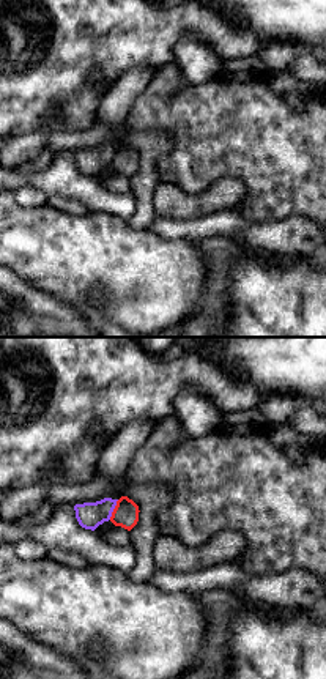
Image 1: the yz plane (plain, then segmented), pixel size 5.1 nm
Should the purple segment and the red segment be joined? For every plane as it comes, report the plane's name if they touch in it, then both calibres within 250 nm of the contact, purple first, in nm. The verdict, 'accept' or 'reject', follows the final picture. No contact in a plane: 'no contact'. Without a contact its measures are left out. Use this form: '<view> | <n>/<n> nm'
yz | 140/130 nm

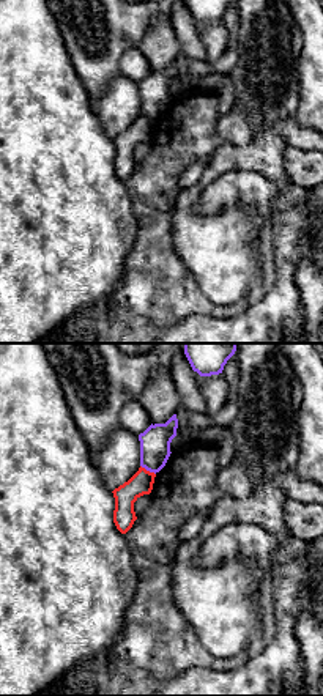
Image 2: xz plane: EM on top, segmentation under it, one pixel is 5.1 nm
xz | 160/120 nm

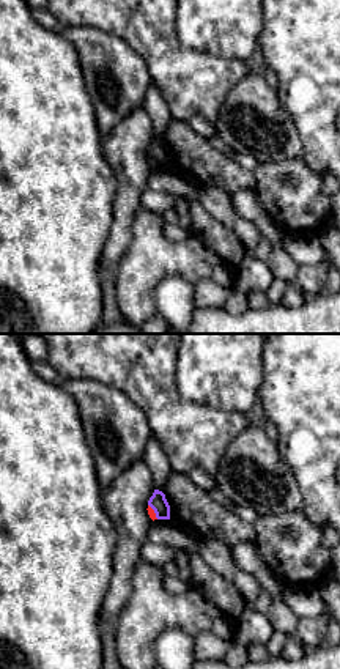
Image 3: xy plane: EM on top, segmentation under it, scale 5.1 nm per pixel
xy | 90/40 nm

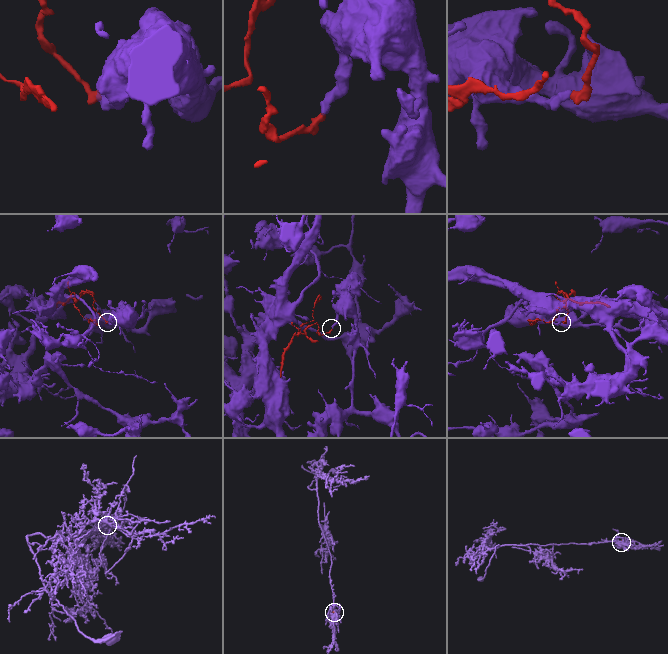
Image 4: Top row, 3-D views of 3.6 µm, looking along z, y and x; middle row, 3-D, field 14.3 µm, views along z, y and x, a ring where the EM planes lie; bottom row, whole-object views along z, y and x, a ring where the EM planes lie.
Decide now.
reject

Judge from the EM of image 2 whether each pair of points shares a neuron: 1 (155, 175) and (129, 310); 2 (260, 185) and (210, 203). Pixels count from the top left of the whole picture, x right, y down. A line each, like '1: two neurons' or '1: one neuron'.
1: one neuron
2: one neuron

